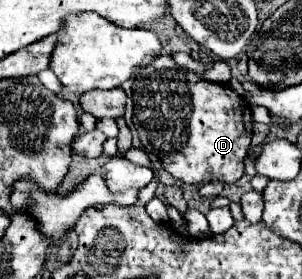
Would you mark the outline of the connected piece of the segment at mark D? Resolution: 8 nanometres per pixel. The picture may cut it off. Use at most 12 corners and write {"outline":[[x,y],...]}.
{"outline":[[157,56],[133,124],[181,182],[243,176],[249,104]]}

